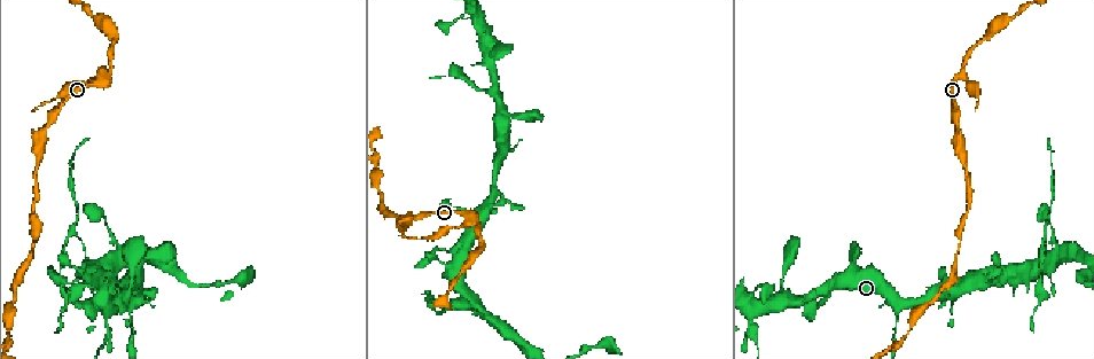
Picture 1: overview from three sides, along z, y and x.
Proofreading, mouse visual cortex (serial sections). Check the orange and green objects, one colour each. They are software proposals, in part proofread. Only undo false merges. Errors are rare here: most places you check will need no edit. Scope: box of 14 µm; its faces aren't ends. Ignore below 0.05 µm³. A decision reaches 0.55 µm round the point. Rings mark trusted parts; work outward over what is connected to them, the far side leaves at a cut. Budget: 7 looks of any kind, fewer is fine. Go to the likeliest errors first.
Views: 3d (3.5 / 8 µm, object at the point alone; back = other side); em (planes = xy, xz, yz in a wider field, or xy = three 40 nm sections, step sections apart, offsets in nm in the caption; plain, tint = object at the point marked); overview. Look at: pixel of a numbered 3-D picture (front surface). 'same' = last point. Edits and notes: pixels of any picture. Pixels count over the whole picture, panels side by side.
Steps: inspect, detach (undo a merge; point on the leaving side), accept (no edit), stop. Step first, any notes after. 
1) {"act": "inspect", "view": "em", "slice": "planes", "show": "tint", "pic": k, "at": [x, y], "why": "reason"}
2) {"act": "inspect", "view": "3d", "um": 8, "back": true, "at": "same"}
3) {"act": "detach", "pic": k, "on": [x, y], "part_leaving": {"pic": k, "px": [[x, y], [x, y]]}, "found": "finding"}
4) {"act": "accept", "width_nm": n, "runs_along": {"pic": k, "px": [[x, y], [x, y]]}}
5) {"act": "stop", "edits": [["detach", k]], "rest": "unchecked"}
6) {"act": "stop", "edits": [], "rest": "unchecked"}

{"act": "inspect", "view": "3d", "um": 8, "back": true, "pic": 1, "at": [960, 76], "why": "thin neck"}

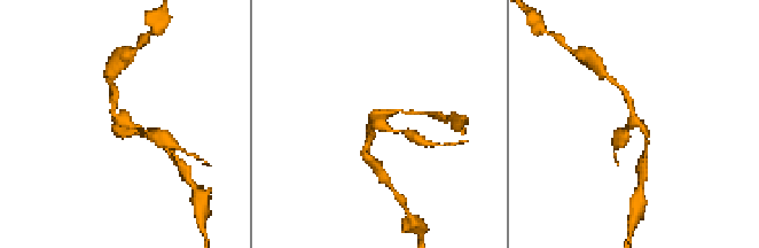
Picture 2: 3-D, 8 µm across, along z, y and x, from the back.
{"act": "inspect", "view": "em", "slice": "xy", "step": 2, "show": "tint", "pic": 2, "at": [382, 123], "arms": 3, "arm_widths_nm": [100, 150, 200], "why": "need the tissue"}

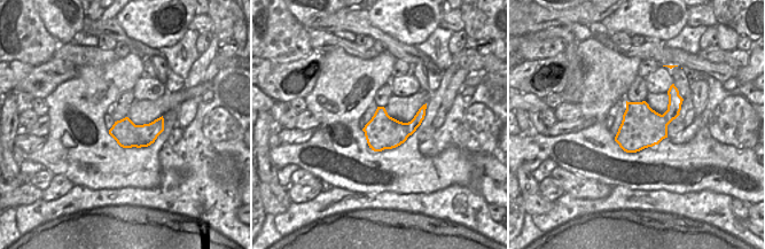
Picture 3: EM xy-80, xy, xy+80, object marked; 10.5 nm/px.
{"act": "accept", "found": "continuous, no second cell"}

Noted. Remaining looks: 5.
{"act": "inspect", "view": "3d", "um": 8, "pic": 1, "at": [1017, 279], "why": "small branch off a trunk"}

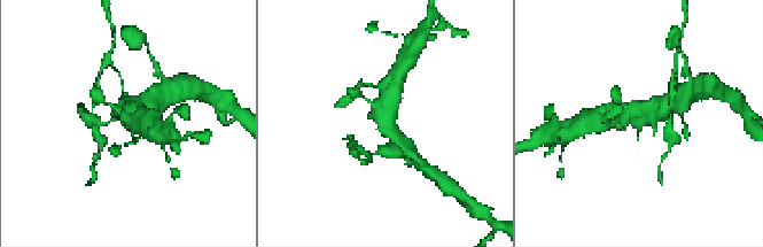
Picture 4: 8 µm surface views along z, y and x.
{"act": "inspect", "view": "em", "slice": "xy", "step": 1, "show": "tint", "pic": 4, "at": [641, 120]}

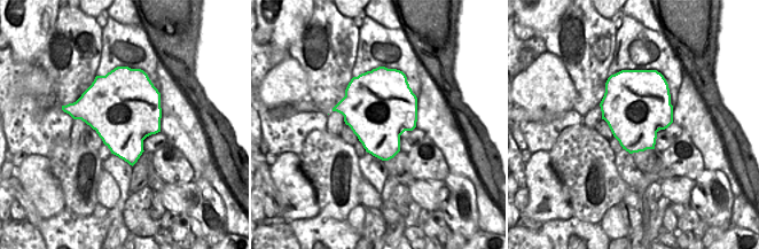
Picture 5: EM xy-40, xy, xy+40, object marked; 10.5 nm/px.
{"act": "accept", "found": "all the same cell"}

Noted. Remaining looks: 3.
{"act": "inspect", "view": "3d", "um": 3.5, "pic": 1, "at": [35, 203]}

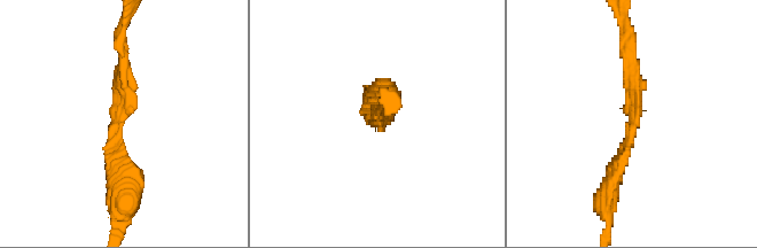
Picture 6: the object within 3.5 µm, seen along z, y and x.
{"act": "inspect", "view": "em", "slice": "planes", "show": "plain", "pic": 6, "at": [632, 124], "arm_widths_nm": [200, 250]}

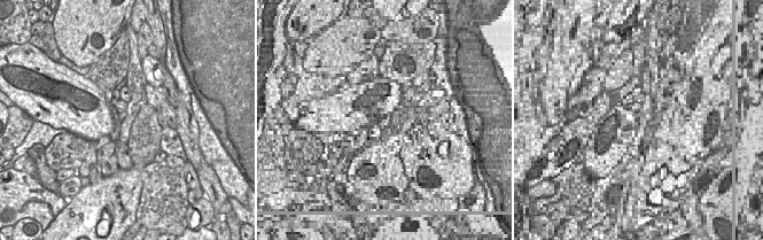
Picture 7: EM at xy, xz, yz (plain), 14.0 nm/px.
{"act": "inspect", "view": "em", "slice": "planes", "show": "tint", "at": "same"}

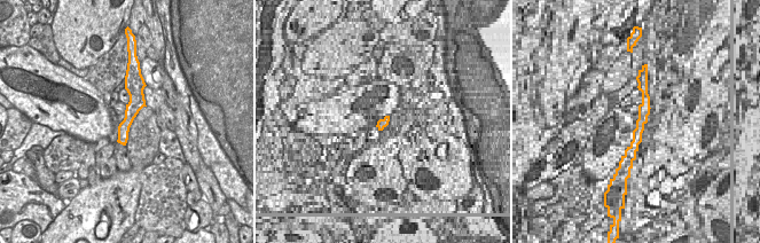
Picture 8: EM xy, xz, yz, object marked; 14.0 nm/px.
{"act": "accept", "runs_along": {"pic": 8, "px": [[130, 86], [133, 107], [123, 141]]}, "found": "continuous, no second cell"}

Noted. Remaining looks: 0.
{"act": "stop", "edits": [], "rest": "unchecked"}

